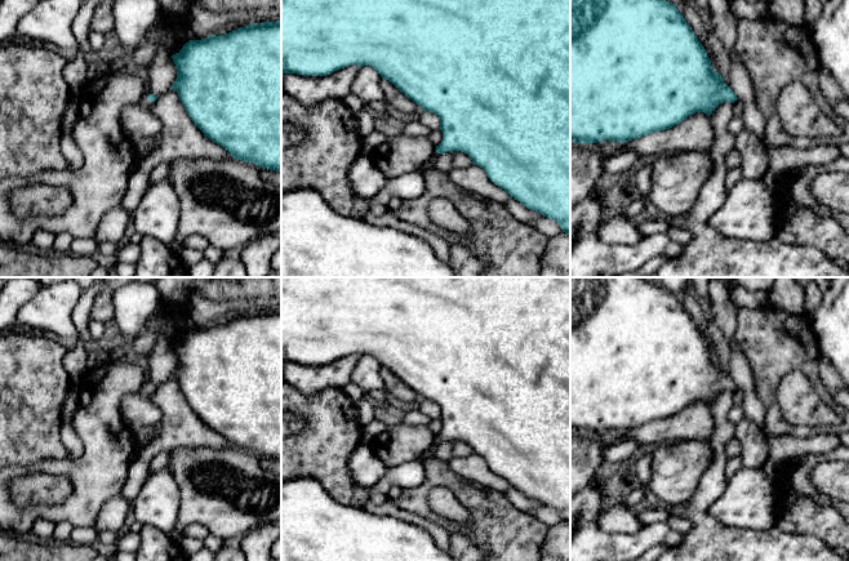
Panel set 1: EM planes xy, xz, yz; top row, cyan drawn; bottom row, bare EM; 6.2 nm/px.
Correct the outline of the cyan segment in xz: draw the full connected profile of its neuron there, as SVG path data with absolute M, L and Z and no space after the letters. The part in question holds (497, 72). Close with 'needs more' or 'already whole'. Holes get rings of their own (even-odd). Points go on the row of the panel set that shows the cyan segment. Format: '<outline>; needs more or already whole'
M281 0L281 72L302 76L326 76L347 66L373 67L382 79L392 83L408 98L415 102L424 111L434 112L440 119L443 141L431 157L418 172L432 166L440 153L461 151L467 153L475 165L483 168L488 178L503 188L511 197L520 201L528 209L541 213L543 217L556 221L563 232L570 236L570 0Z; needs more

